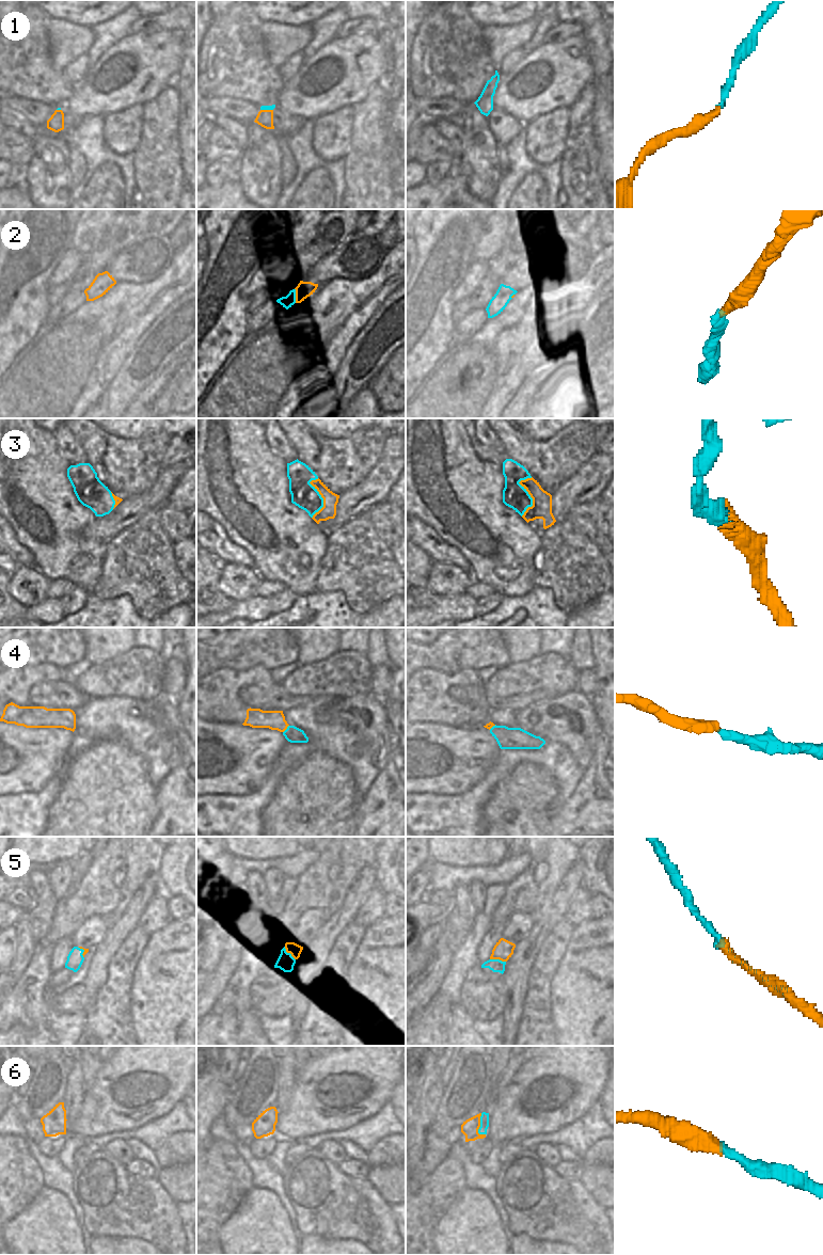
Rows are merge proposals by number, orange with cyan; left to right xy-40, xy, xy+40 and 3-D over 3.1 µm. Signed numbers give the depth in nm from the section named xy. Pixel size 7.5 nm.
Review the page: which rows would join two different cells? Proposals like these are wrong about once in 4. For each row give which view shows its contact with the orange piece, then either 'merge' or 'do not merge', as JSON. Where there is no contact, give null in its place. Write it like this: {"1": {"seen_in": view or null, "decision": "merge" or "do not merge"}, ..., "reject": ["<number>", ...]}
{"1": {"seen_in": "xy", "decision": "merge"}, "2": {"seen_in": "xy", "decision": "merge"}, "3": {"seen_in": "xy+40", "decision": "merge"}, "4": {"seen_in": "xy", "decision": "merge"}, "5": {"seen_in": "xy+40", "decision": "merge"}, "6": {"seen_in": "xy+40", "decision": "merge"}, "reject": []}

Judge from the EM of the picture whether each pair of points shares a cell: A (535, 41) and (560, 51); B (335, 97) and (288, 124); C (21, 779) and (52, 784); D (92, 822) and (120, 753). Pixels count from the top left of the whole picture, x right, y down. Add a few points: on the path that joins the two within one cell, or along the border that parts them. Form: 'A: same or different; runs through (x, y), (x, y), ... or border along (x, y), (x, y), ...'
A: different; border along (541, 43), (525, 52)
B: different; border along (278, 107), (287, 113), (299, 115), (303, 120)
C: different; border along (62, 767), (42, 789), (24, 793)
D: same; runs through (107, 805), (107, 785), (110, 771)

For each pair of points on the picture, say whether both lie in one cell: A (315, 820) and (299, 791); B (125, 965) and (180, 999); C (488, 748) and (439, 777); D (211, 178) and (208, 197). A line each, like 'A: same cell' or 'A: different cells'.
A: same cell
B: different cells
C: same cell
D: different cells

